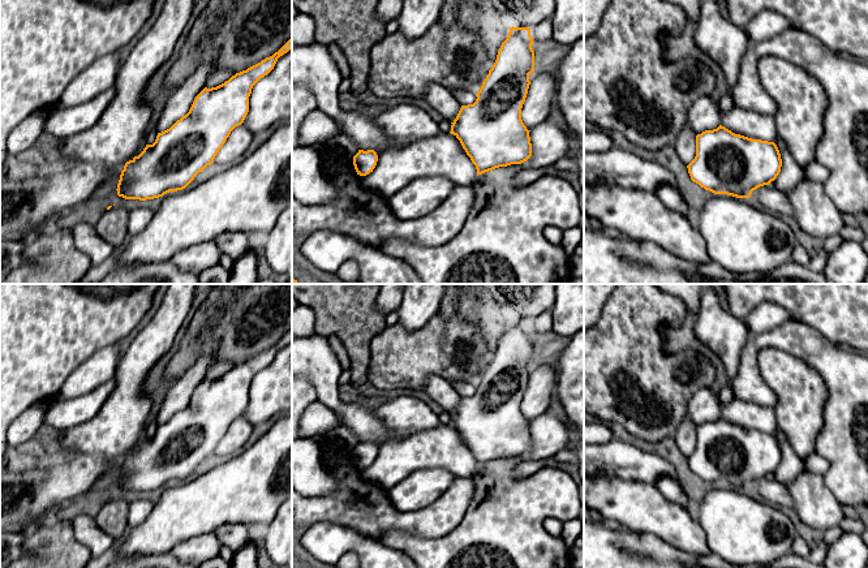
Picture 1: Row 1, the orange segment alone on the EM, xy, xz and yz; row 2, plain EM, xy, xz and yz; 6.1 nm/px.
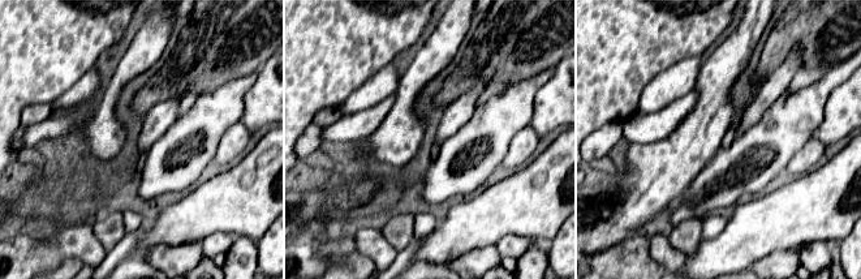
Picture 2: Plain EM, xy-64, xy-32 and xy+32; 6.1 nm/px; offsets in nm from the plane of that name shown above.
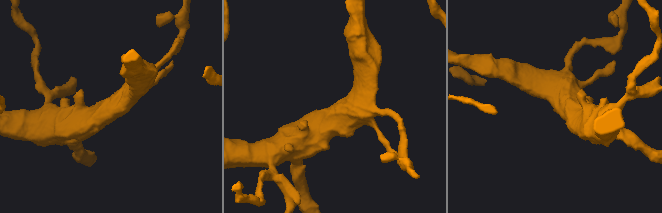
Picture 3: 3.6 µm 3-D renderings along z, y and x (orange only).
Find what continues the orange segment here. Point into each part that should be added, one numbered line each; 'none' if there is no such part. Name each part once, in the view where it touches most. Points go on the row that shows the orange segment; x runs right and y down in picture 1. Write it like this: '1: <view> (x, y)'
none

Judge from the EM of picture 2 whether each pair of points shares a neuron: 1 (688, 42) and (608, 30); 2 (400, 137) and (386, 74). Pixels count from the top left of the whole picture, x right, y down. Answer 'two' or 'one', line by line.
1: one
2: two

